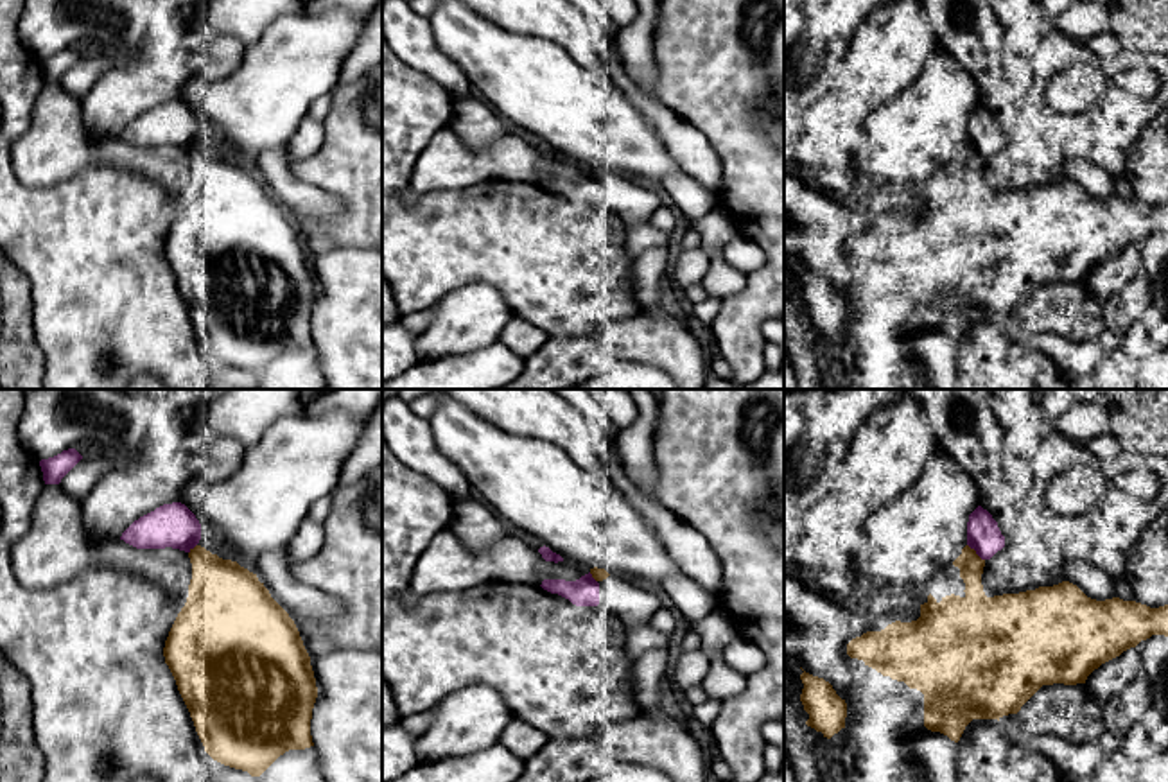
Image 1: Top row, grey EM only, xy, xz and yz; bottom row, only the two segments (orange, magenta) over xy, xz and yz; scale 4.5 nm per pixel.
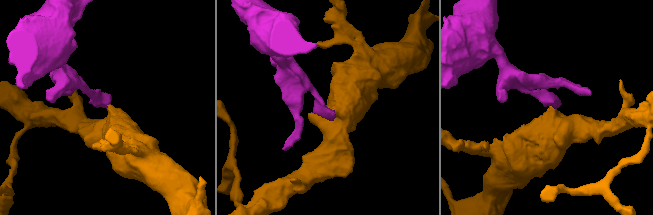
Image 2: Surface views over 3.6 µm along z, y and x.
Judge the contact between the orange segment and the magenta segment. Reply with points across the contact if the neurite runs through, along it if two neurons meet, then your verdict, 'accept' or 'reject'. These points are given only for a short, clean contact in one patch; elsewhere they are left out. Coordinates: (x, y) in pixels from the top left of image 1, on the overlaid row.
reject

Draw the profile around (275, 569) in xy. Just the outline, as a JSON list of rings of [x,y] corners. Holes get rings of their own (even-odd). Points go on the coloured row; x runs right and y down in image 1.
[[[285,549],[269,551],[257,560],[257,576],[289,617],[307,622],[337,622],[344,612],[339,601],[300,583]]]

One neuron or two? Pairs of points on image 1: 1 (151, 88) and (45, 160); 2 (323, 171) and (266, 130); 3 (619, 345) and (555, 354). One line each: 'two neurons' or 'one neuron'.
1: two neurons
2: two neurons
3: one neuron

